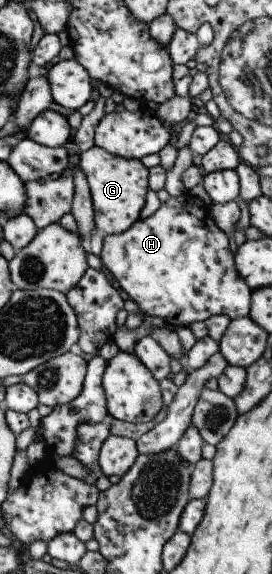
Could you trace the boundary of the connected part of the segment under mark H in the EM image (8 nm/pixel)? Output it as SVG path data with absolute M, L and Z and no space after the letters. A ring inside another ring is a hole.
M184 194L170 196L149 217L138 218L122 233L103 235L98 257L119 288L137 304L143 316L162 318L174 326L204 322L206 318L215 315L225 315L230 320L248 316L251 290L244 278L239 278L234 267L231 240L215 224L205 208L199 208Z

